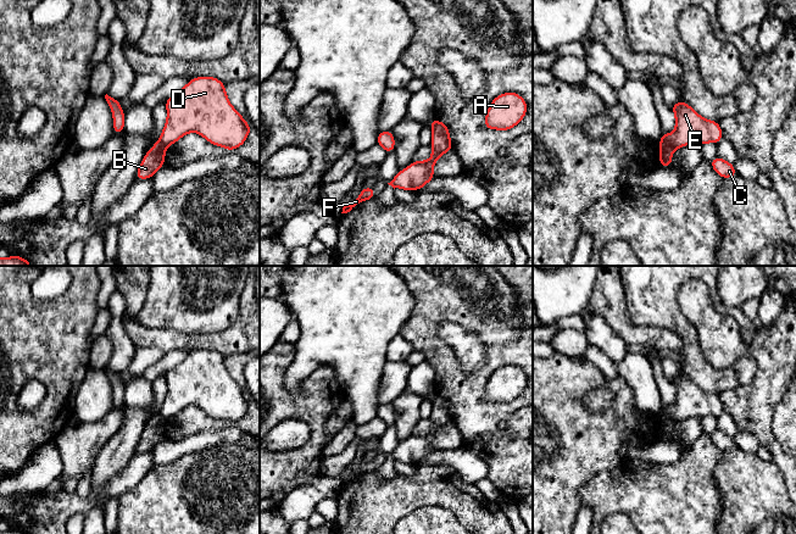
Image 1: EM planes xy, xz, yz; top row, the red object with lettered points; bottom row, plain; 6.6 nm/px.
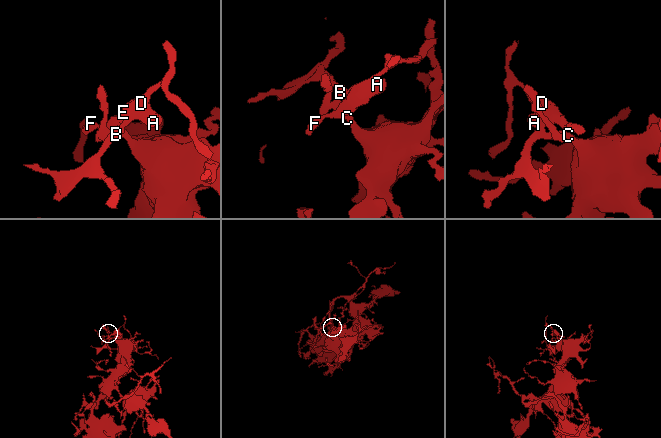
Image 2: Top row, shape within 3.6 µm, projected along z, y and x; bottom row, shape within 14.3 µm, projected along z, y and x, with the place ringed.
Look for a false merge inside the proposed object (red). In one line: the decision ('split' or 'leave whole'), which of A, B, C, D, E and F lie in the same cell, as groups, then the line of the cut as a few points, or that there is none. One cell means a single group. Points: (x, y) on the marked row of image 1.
split; A D E F / B C; cut in yz along (661, 142), (672, 150)

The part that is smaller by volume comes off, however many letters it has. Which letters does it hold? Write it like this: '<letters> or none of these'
A, D, E, F

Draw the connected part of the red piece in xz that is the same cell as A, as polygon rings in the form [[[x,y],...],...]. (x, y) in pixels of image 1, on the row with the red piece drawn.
[[[503,93],[490,104],[484,126],[488,129],[508,130],[517,126],[528,111],[525,100],[513,93]]]

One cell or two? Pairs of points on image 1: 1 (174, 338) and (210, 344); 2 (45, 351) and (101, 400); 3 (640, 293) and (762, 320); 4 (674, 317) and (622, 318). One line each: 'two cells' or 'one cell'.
1: one cell
2: two cells
3: two cells
4: two cells

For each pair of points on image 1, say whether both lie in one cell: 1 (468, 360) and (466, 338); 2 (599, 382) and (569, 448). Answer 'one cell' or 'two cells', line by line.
1: one cell
2: one cell

